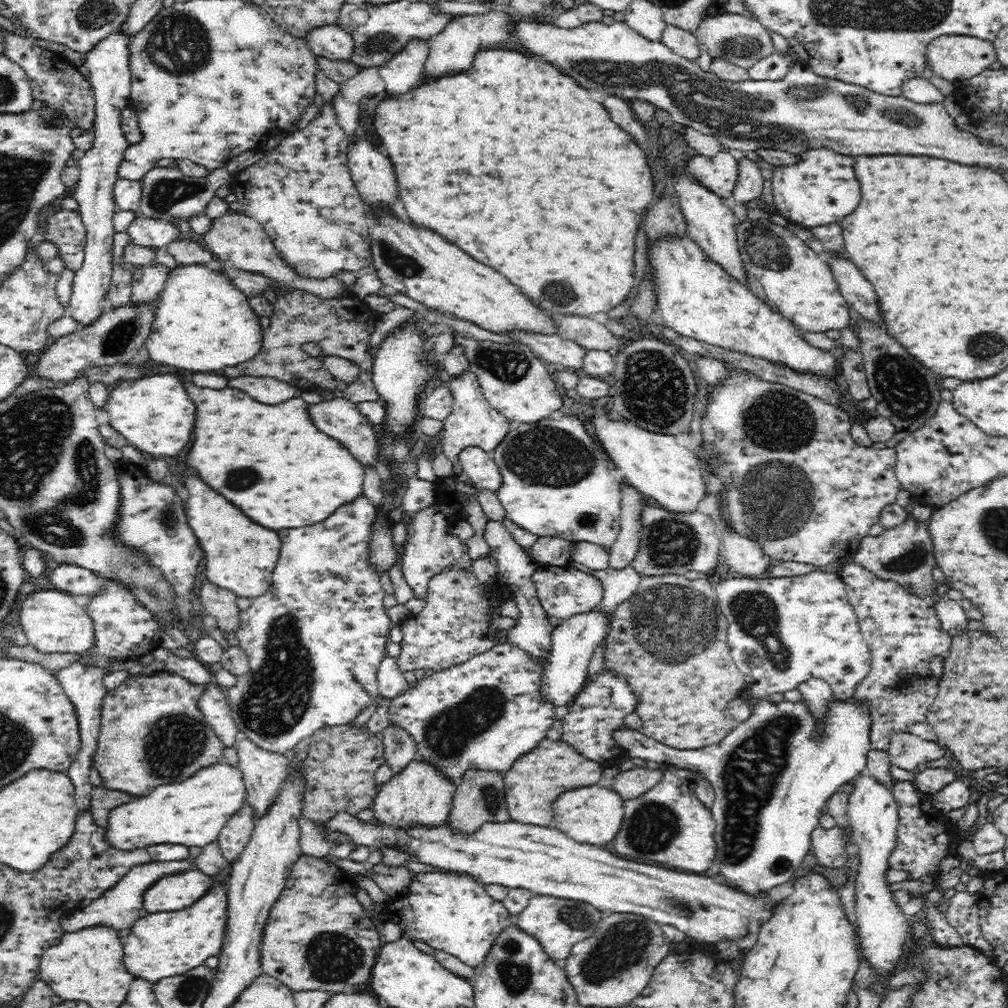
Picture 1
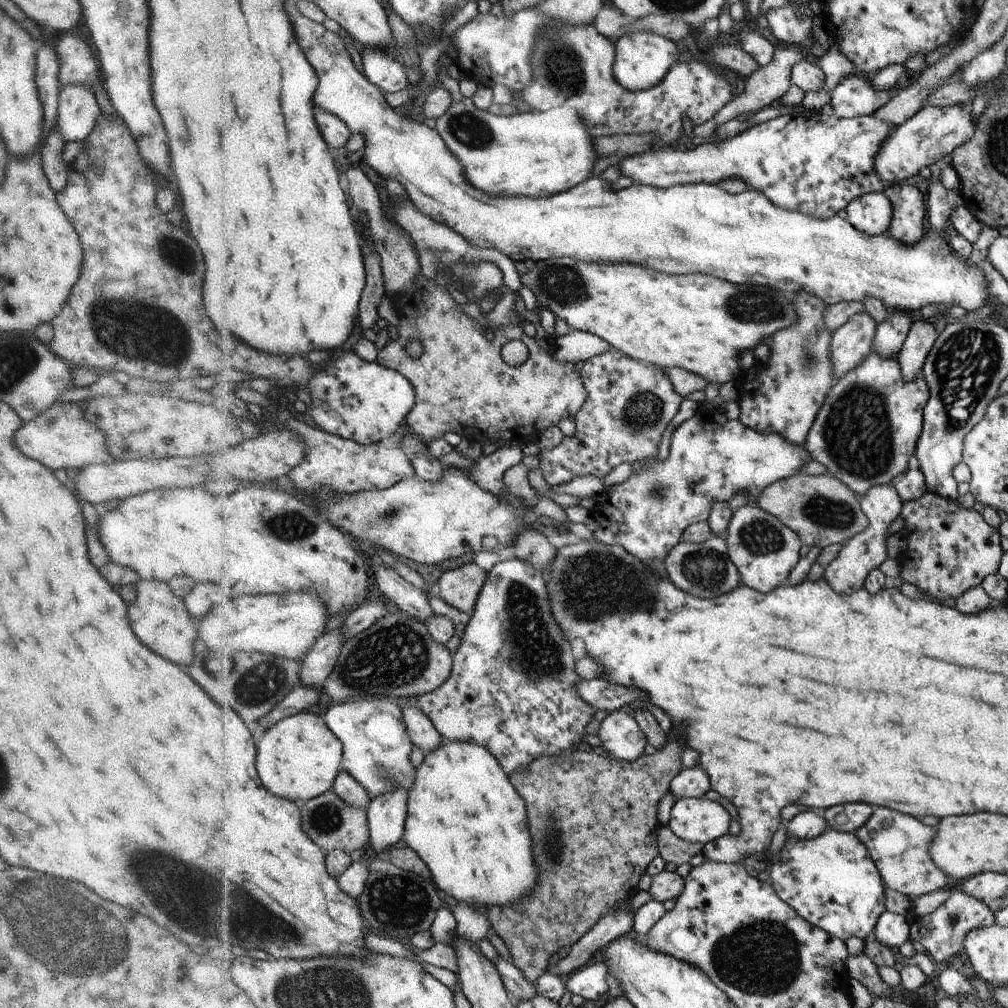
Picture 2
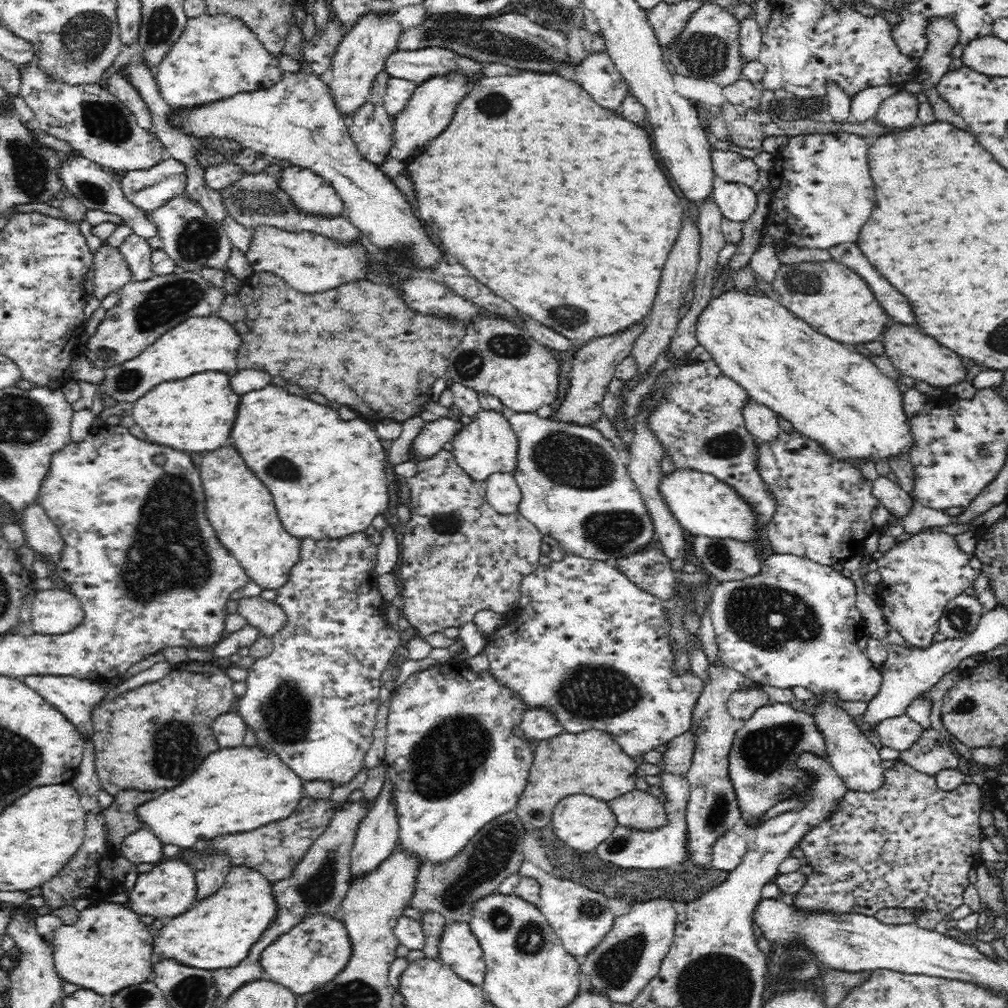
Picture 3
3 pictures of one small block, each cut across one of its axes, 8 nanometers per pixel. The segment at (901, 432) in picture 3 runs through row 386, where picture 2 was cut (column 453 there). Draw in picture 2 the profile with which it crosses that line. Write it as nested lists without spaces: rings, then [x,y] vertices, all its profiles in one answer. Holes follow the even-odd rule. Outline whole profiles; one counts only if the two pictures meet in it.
[[[446,740],[439,749],[426,756],[418,770],[416,784],[409,794],[409,817],[407,818],[404,843],[416,850],[430,866],[431,877],[439,888],[458,901],[480,904],[485,907],[509,907],[528,897],[539,883],[537,880],[539,870],[534,862],[534,856],[532,856],[532,836],[530,836],[530,821],[527,817],[527,803],[511,783],[510,777],[504,774],[503,767],[498,764],[496,756],[486,747],[473,742]]]

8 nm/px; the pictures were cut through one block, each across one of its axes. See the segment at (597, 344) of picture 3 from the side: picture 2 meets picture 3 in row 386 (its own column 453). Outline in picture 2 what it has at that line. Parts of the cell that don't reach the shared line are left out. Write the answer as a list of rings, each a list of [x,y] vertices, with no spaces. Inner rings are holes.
[[[475,563],[446,571],[439,580],[439,596],[452,607],[469,613],[482,594],[488,574]]]

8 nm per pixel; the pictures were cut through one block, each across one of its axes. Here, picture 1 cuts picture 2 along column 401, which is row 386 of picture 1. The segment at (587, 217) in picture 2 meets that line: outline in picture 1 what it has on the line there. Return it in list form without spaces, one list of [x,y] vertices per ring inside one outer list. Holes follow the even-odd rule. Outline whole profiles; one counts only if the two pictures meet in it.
[[[158,374],[132,382],[120,380],[110,387],[100,408],[108,416],[108,426],[116,430],[128,446],[142,452],[154,456],[174,456],[190,440],[188,436],[192,430],[194,408],[178,384],[176,374]]]

